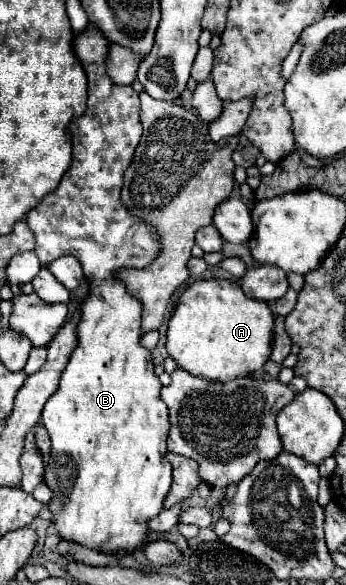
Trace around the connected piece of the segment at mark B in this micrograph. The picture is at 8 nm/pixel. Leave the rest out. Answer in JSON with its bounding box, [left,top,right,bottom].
[27,22,171,554]

